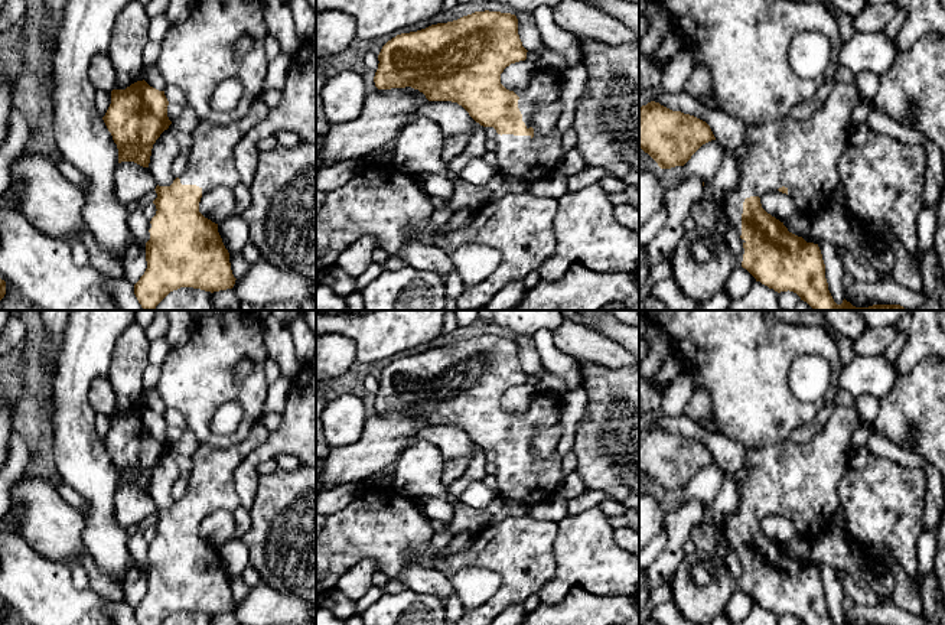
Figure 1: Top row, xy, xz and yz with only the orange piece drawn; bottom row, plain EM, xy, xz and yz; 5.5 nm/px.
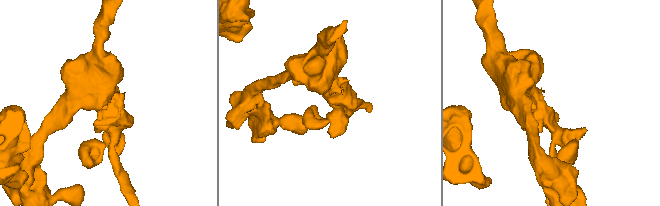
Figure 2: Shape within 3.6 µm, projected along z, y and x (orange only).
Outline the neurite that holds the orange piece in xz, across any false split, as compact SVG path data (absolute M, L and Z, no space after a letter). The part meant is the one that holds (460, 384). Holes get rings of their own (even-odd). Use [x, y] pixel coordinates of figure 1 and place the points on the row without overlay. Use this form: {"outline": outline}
{"outline": "M475 335L457 344L401 357L388 364L378 378L379 387L374 406L378 413L411 410L423 416L428 424L457 426L476 446L496 453L493 463L498 494L528 508L553 498L564 473L557 452L542 459L531 447L537 432L560 423L561 400L538 394L528 410L518 414L509 414L501 407L504 393L525 384L527 375L518 358L515 338Z"}

